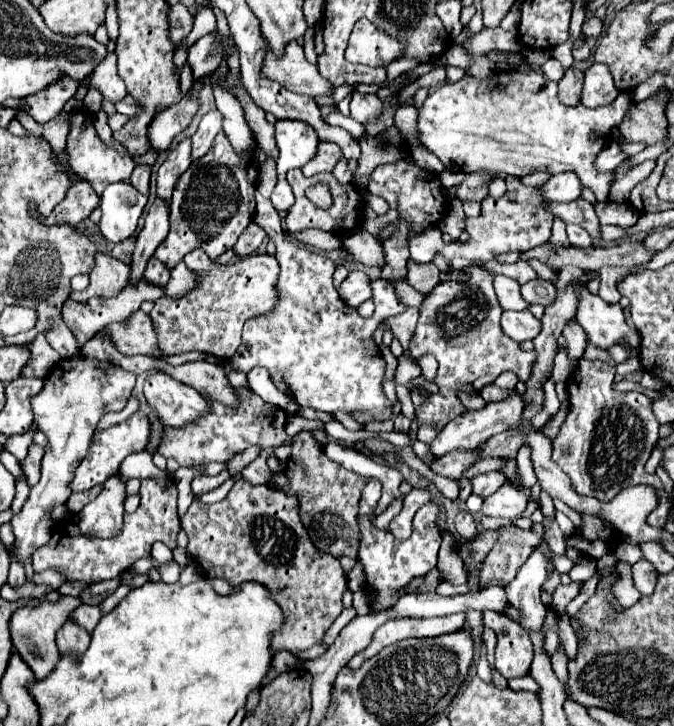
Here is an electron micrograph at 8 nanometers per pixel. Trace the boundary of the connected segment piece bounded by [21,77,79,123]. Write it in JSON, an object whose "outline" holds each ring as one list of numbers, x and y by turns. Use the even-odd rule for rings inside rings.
{"outline":[[61,77,57,83,49,85,45,91,25,97,21,101,21,109,27,111,37,123,47,123,63,111,65,103,75,95,77,87,79,85,75,85,75,79]]}

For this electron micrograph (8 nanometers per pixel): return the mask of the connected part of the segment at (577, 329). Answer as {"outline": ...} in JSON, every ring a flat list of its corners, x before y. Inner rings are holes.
{"outline":[[567,321,565,329,563,329,563,337,567,339,567,349,569,349,569,359,575,359,575,357,581,357,583,351,585,351,585,331,581,329,581,325,573,323,573,321]]}

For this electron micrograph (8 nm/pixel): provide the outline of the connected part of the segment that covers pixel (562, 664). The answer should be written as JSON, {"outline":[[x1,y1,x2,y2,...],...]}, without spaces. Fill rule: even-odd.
{"outline":[[558,648,551,657,551,663,555,675,564,686,564,690,567,694,567,697,571,699,568,694,567,685,566,685,568,681,569,673,567,670,568,658,566,656,565,650]]}

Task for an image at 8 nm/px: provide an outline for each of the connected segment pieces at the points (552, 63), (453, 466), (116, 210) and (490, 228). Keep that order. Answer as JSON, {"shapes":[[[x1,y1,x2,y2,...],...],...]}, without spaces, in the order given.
{"shapes":[[[551,57,551,59,543,65,543,73,545,73,545,77,549,77,549,79,553,79,553,81,559,81,559,79,563,77,565,69,563,69,563,65,561,65,557,59]],[[463,449,439,457,431,469,449,479,459,479,465,473,465,469,469,469,469,465,475,465,475,461,479,461,477,449]],[[113,183,105,187,99,205,103,211,103,217,99,221,101,233,113,243,131,237,137,229,137,221,143,213,145,203,147,197,129,183]],[[505,177,507,183,507,193,499,199,495,197,485,197,481,203,481,215,475,219,467,219,467,233,469,241,461,245,445,245,445,255,447,259,481,259,489,261,495,259,501,253,507,251,527,251,535,245,543,245,551,237,551,225,553,225,553,215,545,205,545,197,541,197,539,187,527,187,521,183,519,177]]]}

